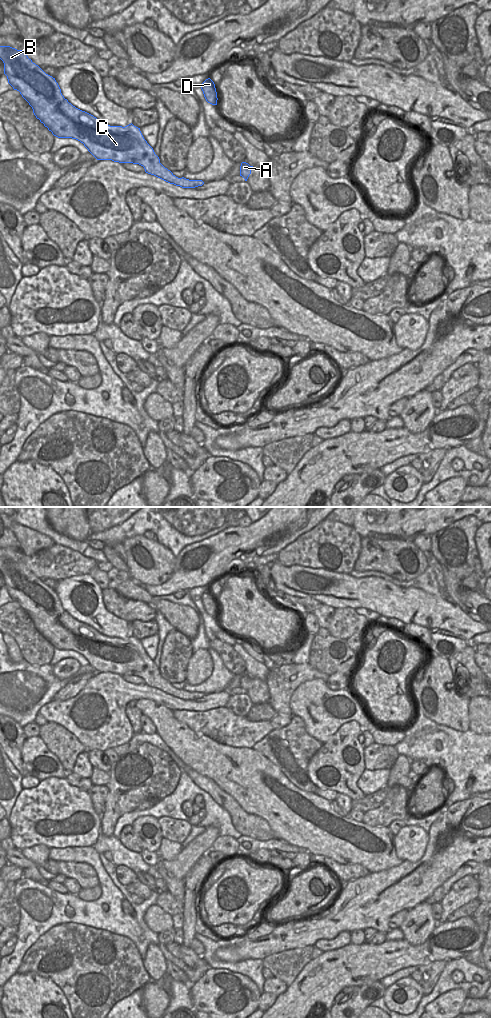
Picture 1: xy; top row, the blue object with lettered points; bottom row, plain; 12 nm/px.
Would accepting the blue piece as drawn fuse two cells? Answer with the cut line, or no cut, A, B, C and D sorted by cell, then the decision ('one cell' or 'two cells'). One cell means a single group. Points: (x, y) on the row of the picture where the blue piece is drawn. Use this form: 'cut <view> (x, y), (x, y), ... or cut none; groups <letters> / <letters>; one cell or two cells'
cut none; groups A B C D; one cell

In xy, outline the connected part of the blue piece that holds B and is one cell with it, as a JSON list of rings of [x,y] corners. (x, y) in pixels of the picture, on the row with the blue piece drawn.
[[[0,46],[0,59],[4,63],[4,74],[14,90],[20,92],[29,103],[33,113],[52,134],[58,138],[72,138],[80,141],[97,160],[112,160],[119,163],[133,163],[144,167],[145,172],[154,175],[170,184],[182,188],[202,186],[202,180],[189,180],[176,177],[165,168],[153,148],[144,139],[140,128],[132,123],[122,126],[110,126],[101,122],[93,115],[82,111],[71,103],[61,93],[55,78],[46,74],[38,65],[24,53],[10,46]]]

